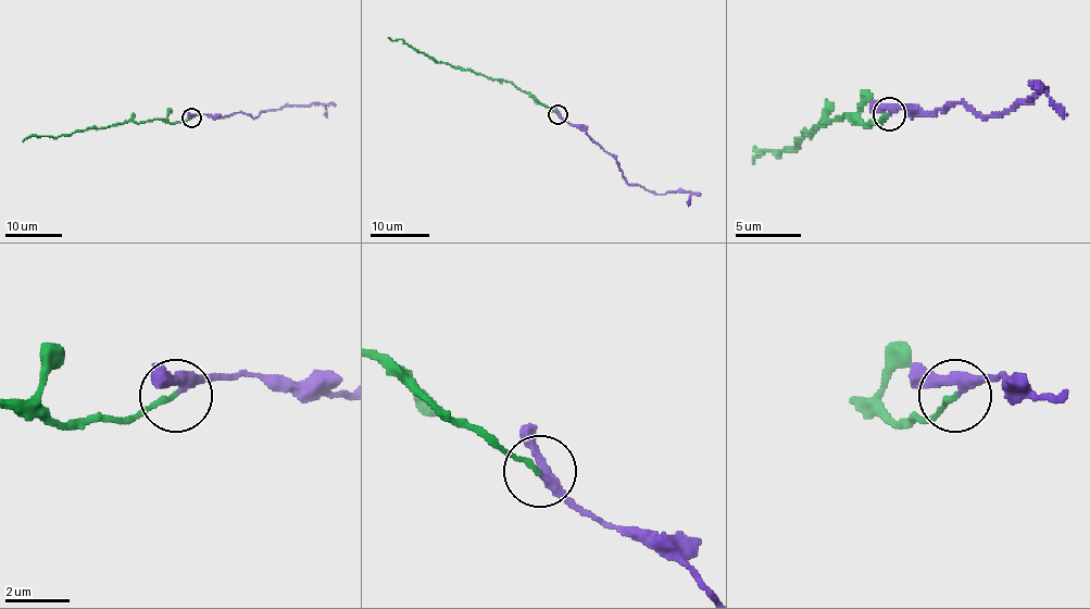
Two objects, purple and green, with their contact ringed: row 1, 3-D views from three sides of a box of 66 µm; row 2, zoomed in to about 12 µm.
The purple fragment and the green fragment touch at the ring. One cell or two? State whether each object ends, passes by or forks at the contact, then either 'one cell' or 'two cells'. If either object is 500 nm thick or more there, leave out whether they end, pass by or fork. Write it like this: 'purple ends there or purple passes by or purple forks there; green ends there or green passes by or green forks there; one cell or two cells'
purple passes by; green ends there; one cell

